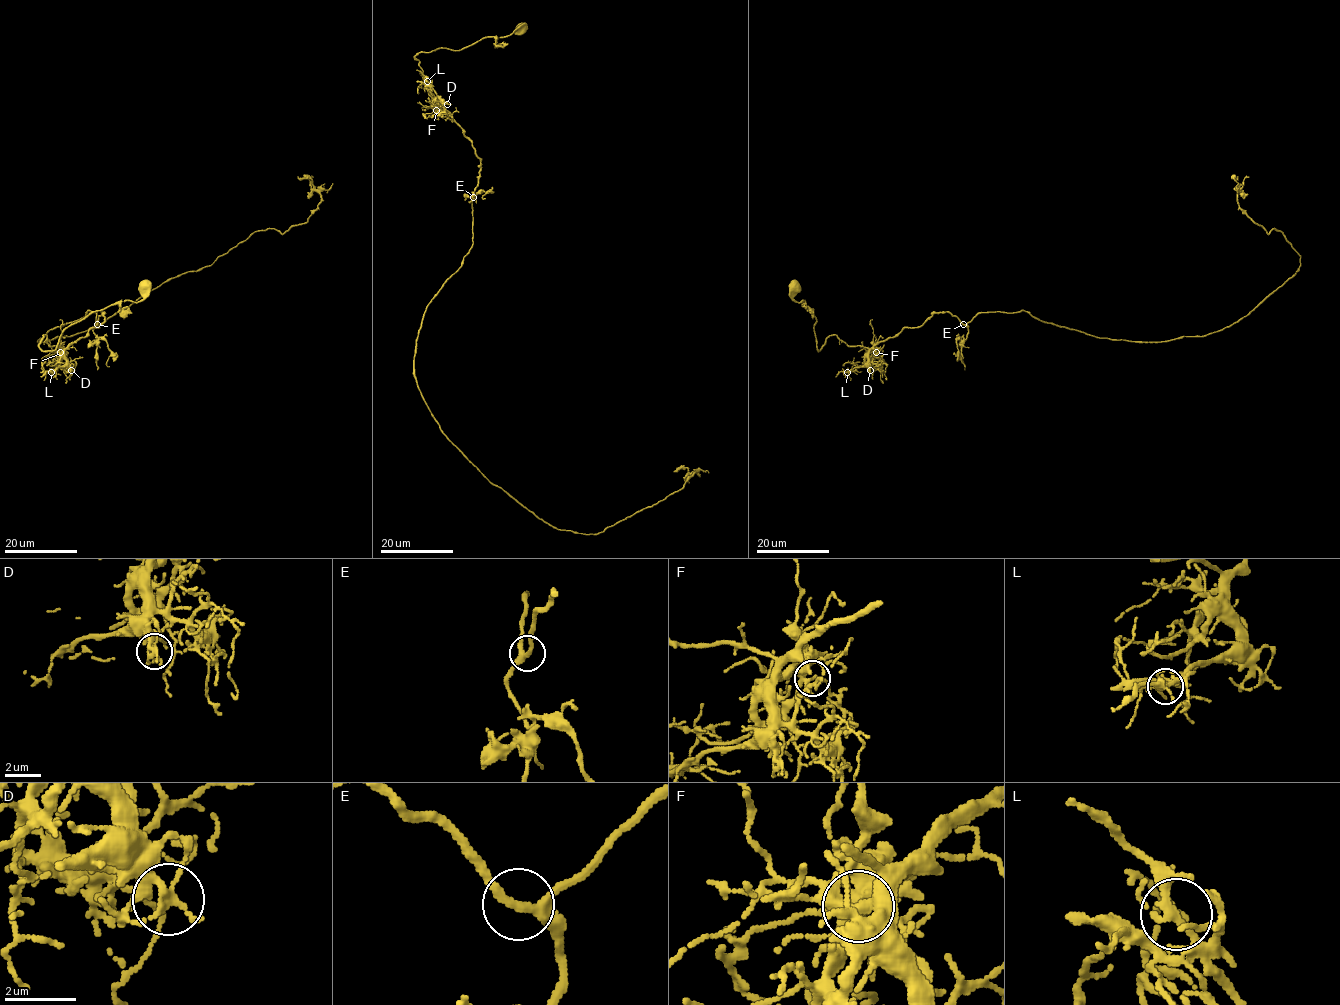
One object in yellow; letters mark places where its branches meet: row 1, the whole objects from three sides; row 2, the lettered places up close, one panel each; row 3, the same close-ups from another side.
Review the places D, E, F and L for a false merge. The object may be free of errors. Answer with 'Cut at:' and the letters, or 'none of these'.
Cut at: none of these

